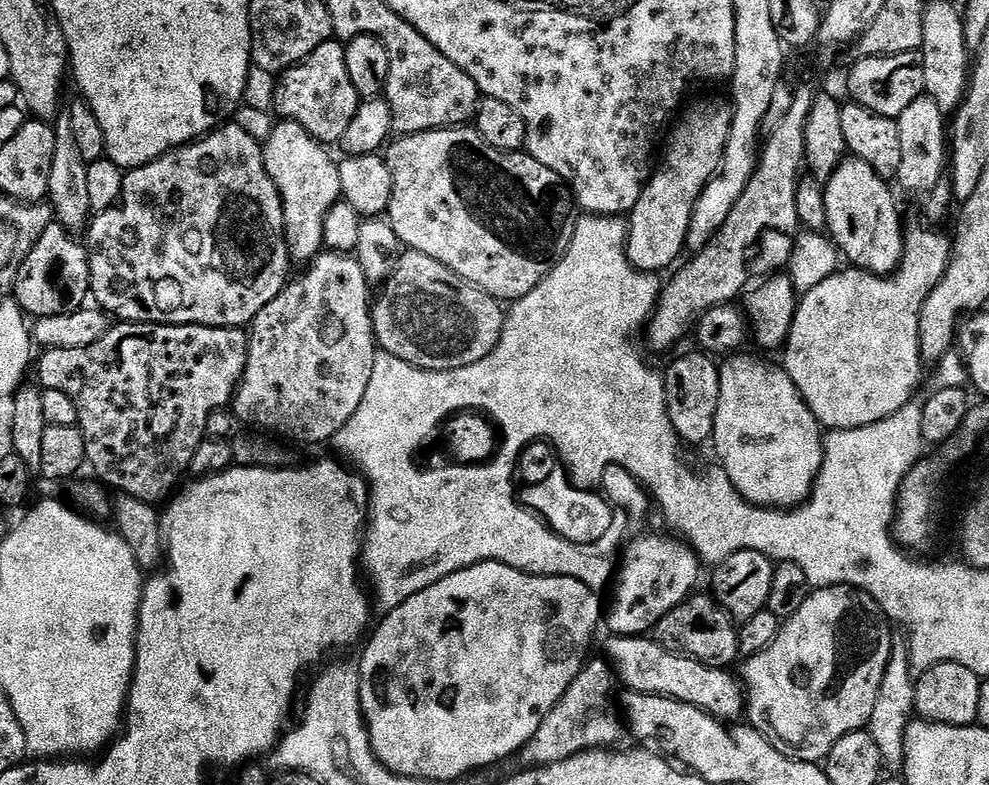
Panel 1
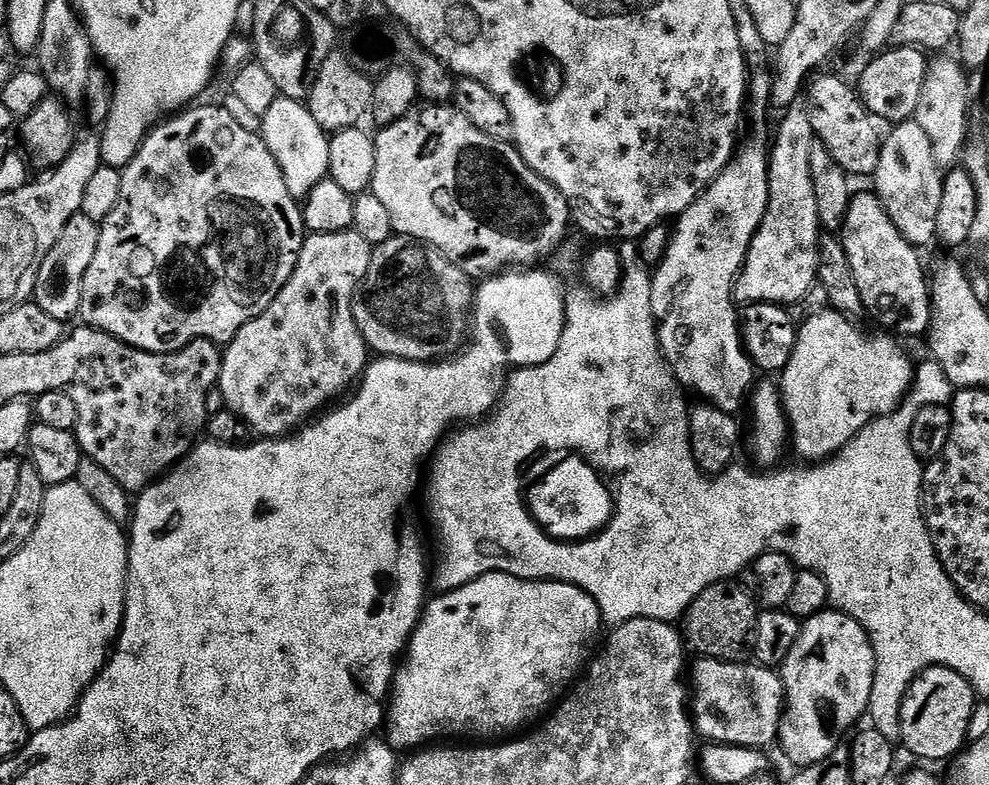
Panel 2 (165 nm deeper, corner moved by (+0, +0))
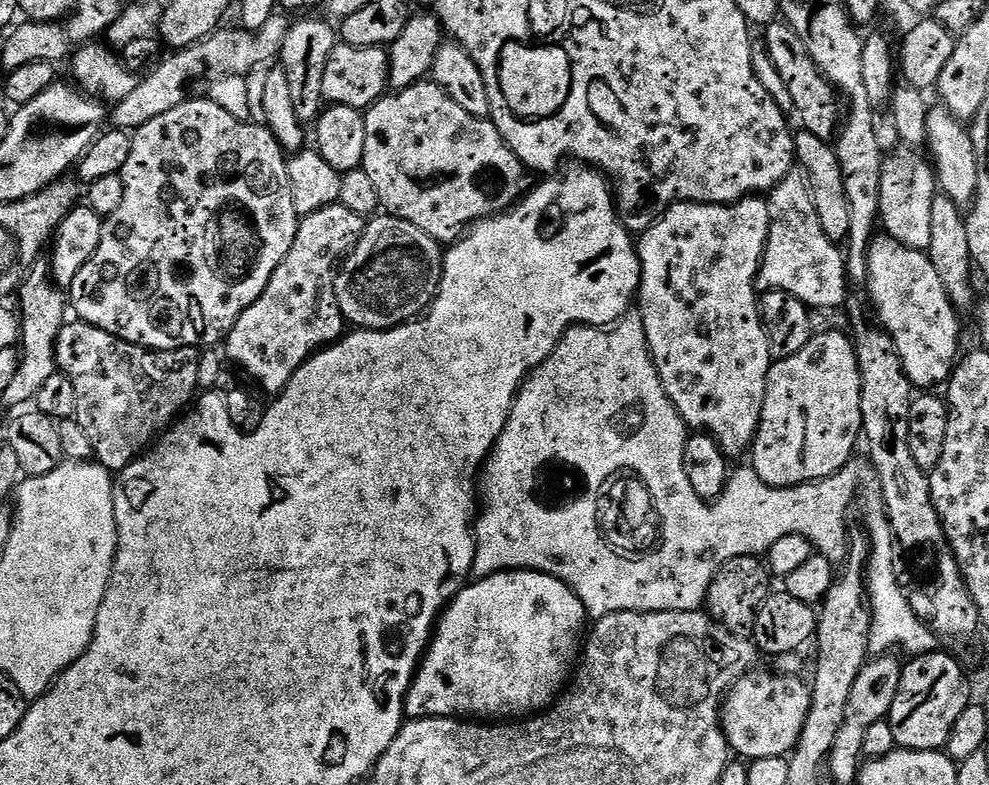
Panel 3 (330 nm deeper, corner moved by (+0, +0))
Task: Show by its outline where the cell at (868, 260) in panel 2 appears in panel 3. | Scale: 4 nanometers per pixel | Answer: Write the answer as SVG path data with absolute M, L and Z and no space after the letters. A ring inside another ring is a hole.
M887 234L873 235L868 246L866 287L880 315L879 323L894 342L910 382L920 390L943 385L958 363L960 320L956 317L957 305L946 294L946 286L942 286L927 251L908 248Z

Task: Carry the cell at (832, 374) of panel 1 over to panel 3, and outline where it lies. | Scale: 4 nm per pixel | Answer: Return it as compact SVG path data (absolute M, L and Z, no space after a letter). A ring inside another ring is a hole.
M817 331L798 354L775 361L768 371L760 425L750 449L750 466L762 482L775 488L811 484L813 480L830 478L853 459L852 451L856 448L856 439L861 439L864 423L860 405L860 367L853 341L845 336L840 332Z

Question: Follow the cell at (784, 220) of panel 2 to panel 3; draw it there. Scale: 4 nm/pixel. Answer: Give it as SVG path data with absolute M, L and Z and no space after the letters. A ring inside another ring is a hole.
M793 170L776 185L767 197L770 210L770 230L764 247L764 261L756 276L756 286L761 293L785 292L798 298L809 309L836 308L849 299L850 277L846 271L846 256L838 249L818 222L818 210L814 210L812 189L800 170Z

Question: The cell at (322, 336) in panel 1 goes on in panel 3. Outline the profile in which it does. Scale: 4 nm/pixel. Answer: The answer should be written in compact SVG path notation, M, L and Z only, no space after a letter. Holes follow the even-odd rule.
M339 202L303 217L290 254L286 254L263 294L228 331L227 359L241 364L266 387L283 390L310 357L341 339L346 332L346 321L336 297L337 268L356 247L365 227L365 217L346 210Z

